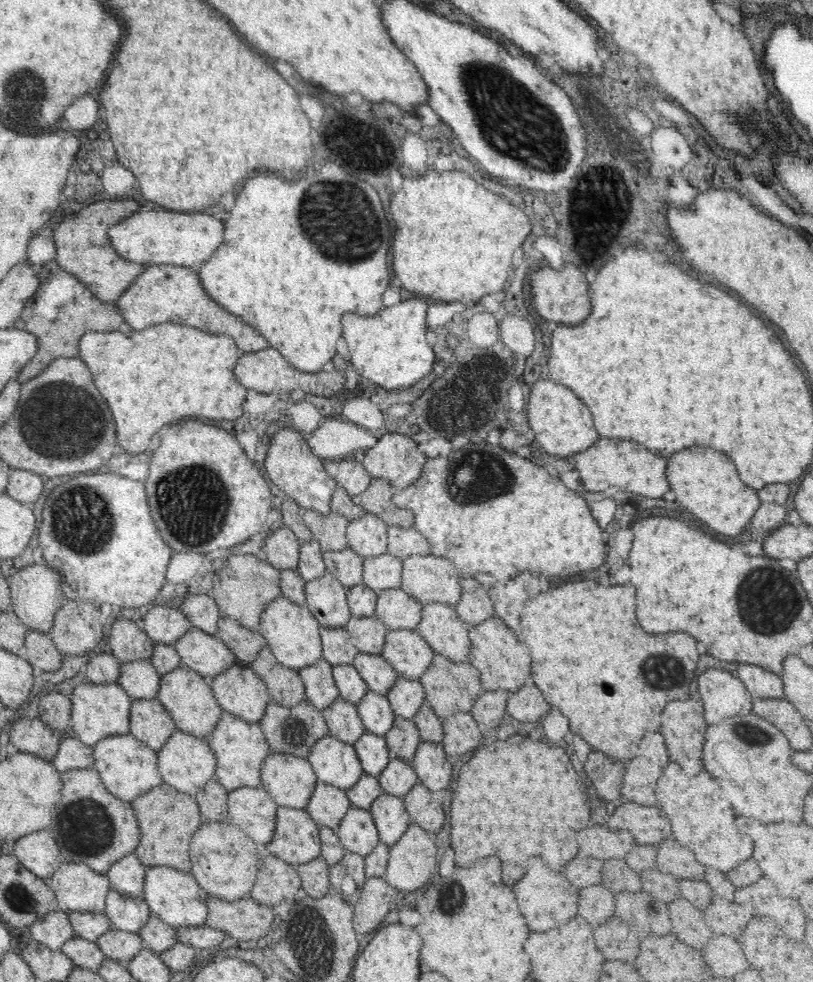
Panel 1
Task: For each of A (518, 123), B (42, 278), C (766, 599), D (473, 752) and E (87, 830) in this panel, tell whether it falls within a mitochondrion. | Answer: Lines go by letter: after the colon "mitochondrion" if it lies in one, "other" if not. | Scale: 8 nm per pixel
A: mitochondrion
B: other
C: mitochondrion
D: other
E: mitochondrion

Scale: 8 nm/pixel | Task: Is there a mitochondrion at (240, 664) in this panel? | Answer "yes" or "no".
no

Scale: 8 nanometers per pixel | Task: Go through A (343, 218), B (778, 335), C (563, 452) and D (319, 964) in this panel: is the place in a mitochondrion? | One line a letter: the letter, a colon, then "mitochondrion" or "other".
A: mitochondrion
B: other
C: other
D: mitochondrion

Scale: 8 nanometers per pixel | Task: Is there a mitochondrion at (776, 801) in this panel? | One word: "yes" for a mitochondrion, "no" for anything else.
no

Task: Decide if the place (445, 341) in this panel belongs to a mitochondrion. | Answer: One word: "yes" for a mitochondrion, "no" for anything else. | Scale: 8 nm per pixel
no

